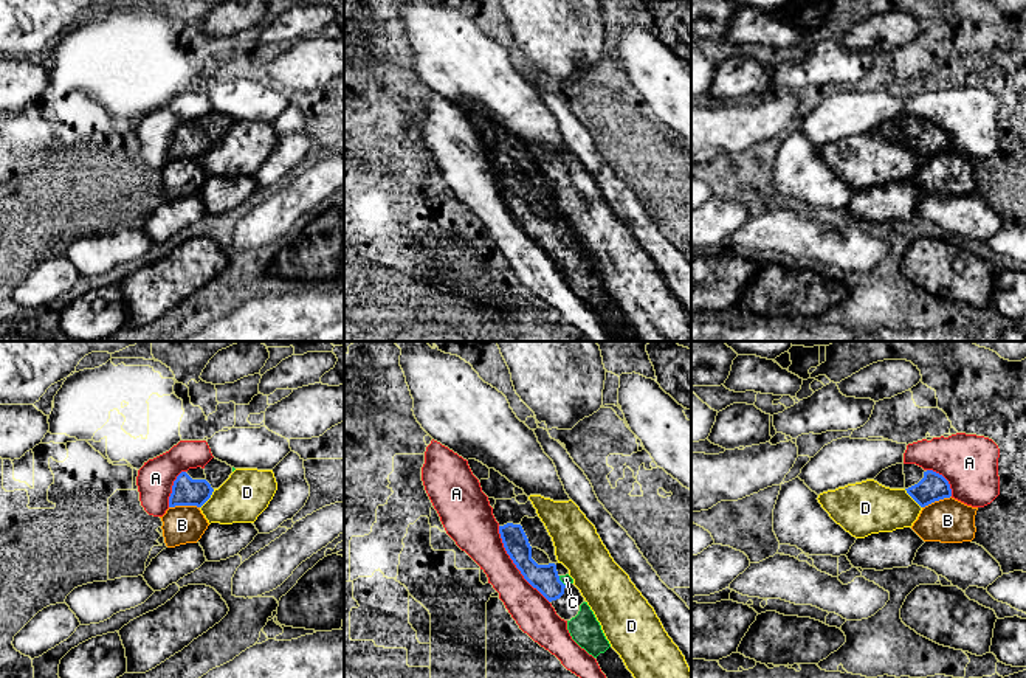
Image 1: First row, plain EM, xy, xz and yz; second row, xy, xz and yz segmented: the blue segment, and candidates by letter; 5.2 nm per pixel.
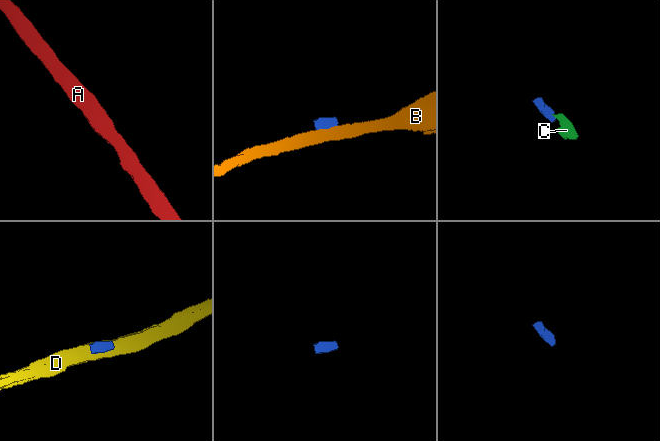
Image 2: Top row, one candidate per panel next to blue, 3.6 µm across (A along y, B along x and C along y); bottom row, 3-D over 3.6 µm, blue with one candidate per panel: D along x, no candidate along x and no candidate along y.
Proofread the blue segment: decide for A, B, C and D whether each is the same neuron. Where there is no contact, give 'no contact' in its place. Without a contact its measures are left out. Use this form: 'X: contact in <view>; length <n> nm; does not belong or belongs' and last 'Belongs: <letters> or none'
A: contact in xz; length 480 nm; does not belong
B: contact in xy; length 160 nm; does not belong
C: contact in xz; length 70 nm; belongs
D: contact in xy; length 130 nm; does not belong
Belongs: C

